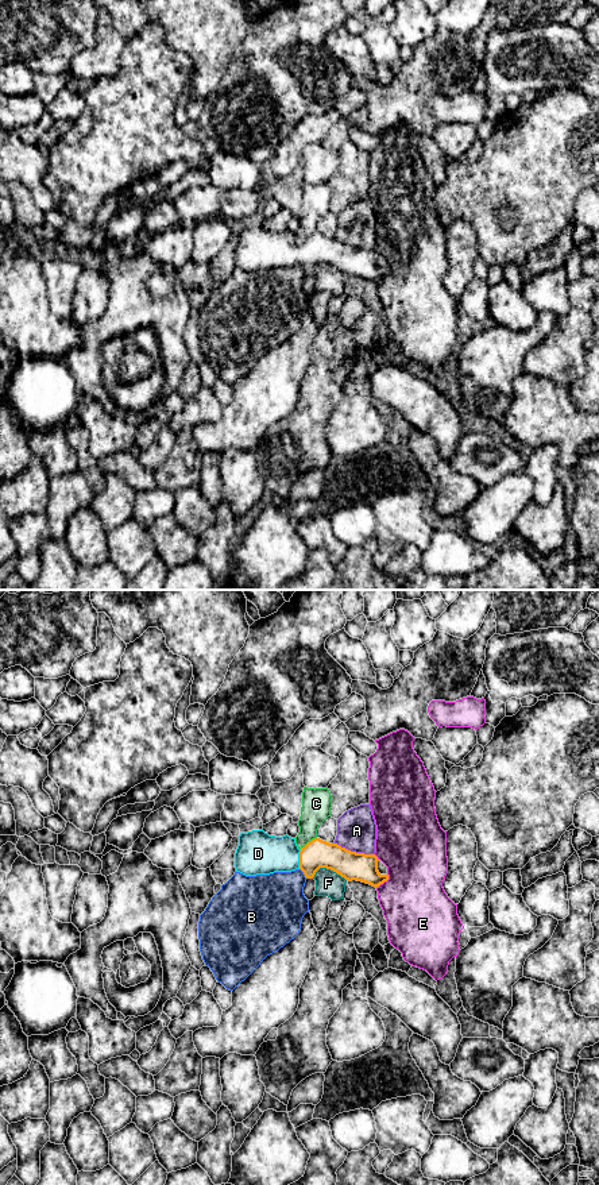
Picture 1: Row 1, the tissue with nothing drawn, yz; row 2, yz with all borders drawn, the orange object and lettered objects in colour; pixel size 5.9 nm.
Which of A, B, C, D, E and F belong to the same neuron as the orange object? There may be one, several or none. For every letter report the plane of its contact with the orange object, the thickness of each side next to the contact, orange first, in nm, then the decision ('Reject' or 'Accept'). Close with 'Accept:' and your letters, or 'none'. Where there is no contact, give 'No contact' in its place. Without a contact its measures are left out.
A: Touches orange in yz. Thickness 170 nm (orange) against 240 nm. Reject
B: Touches orange in yz. Thickness 170 nm (orange) against 360 nm. Reject
C: Touches orange in yz. Thickness 170 nm (orange) against 180 nm. Reject
D: Touches orange in yz. Thickness 170 nm (orange) against 260 nm. Accept
E: Touches orange in yz. Thickness 170 nm (orange) against 380 nm. Reject
F: Touches orange in yz. Thickness 170 nm (orange) against 160 nm. Reject
Accept: D

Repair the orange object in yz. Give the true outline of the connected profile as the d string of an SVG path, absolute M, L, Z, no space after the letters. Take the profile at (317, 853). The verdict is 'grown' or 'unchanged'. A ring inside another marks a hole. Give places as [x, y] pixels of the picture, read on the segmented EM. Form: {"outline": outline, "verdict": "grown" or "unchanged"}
{"outline": "M263 829L240 833L235 853L236 872L246 876L301 869L306 879L313 879L320 868L326 868L348 881L375 888L389 880L389 875L379 873L378 861L375 854L351 852L320 838L300 849L295 838L268 835Z", "verdict": "grown"}

